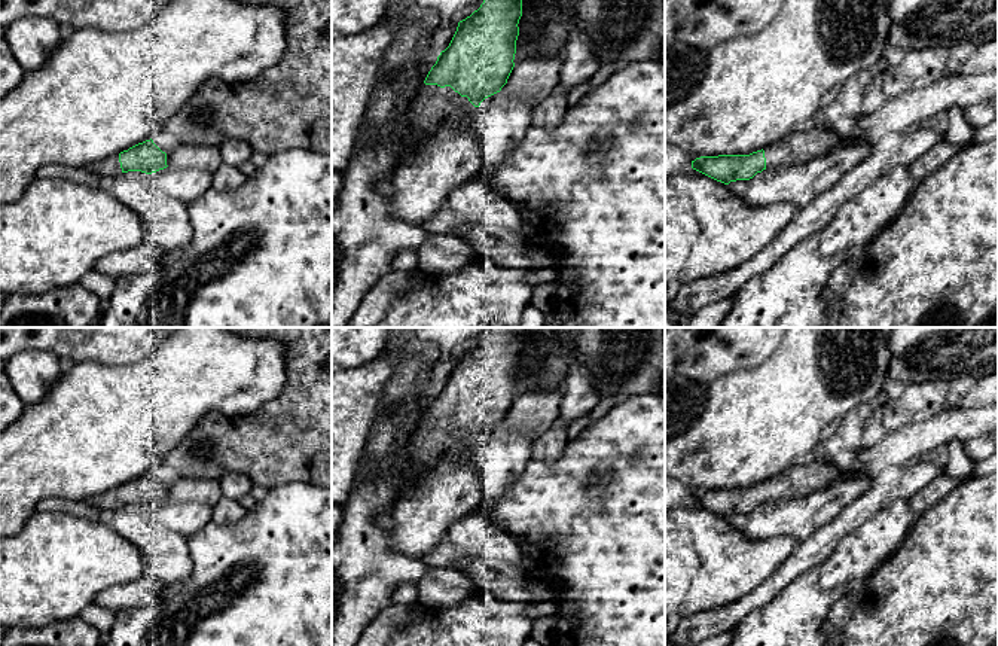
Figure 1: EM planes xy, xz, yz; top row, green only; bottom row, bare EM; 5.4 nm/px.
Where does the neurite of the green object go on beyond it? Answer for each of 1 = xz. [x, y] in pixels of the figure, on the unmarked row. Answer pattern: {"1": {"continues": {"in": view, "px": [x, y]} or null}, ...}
{"1": {"continues": {"in": "xz", "px": [433, 438]}}}

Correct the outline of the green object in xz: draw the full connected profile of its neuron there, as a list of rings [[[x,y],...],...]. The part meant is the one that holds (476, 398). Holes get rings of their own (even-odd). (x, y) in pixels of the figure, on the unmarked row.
[[[488,327],[477,344],[458,356],[449,380],[428,405],[416,433],[409,439],[406,458],[394,470],[394,505],[402,493],[451,447],[474,448],[480,436],[500,426],[515,400],[524,327]]]

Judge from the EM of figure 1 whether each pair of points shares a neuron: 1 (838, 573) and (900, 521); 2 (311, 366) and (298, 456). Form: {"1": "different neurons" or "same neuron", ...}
{"1": "same neuron", "2": "same neuron"}

